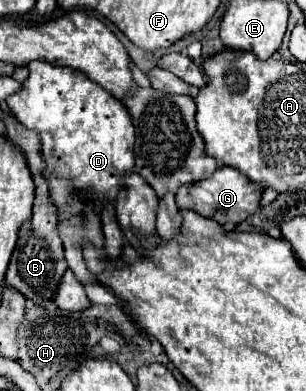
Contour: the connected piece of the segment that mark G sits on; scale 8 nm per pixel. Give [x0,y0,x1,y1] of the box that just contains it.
[175,167,261,225]

